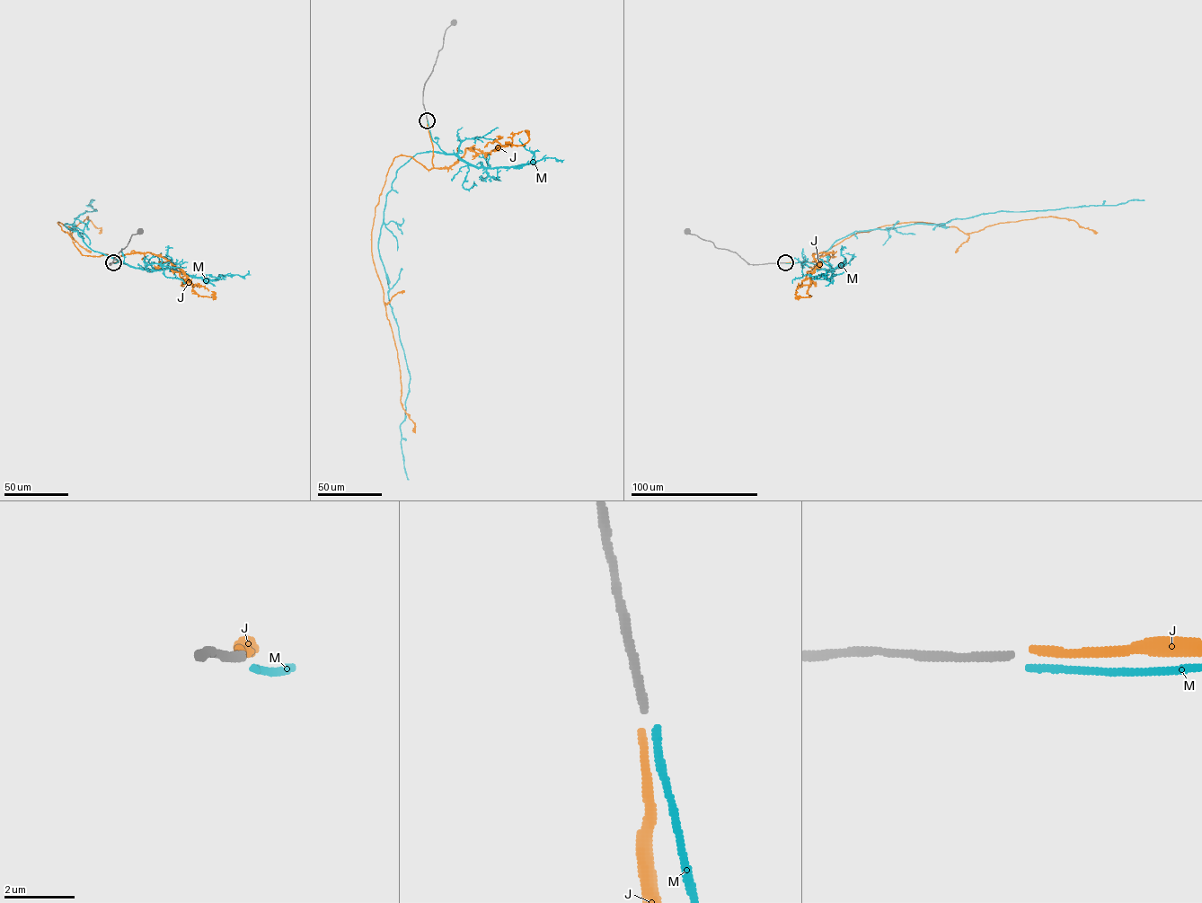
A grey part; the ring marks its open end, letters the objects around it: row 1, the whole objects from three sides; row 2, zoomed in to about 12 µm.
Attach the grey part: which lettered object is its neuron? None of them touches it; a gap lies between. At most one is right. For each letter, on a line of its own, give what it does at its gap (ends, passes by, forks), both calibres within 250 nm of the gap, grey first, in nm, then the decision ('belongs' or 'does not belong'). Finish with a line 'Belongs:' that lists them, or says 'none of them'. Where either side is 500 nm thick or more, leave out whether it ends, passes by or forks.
J: it ends; calibres 240 and 240 nm; does not belong
M: it ends; calibres 240 and 200 nm; does not belong
Belongs: none of them

